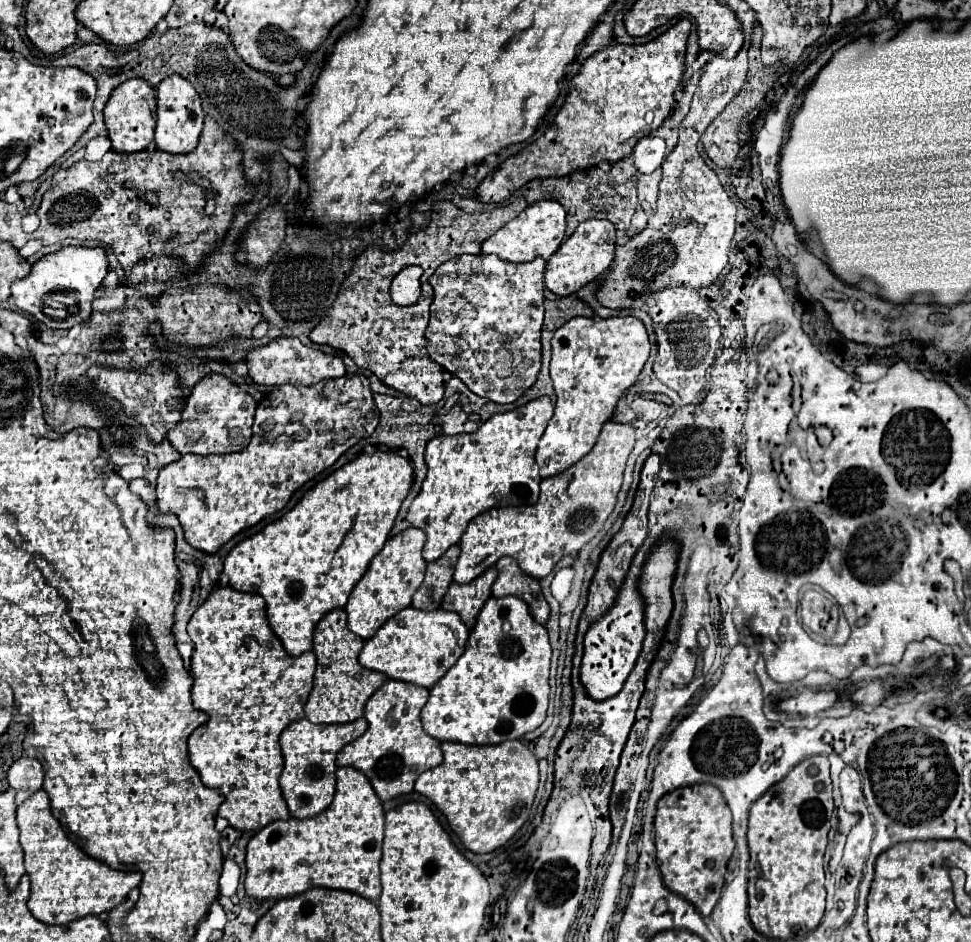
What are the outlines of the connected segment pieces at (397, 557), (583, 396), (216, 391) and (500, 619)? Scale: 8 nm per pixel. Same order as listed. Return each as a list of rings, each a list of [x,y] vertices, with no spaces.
[[[408,527],[402,533],[390,537],[382,551],[374,555],[364,577],[358,581],[344,607],[348,613],[348,627],[352,633],[356,633],[362,639],[370,639],[384,625],[386,619],[390,619],[392,615],[410,605],[412,595],[420,587],[426,571],[426,561],[422,557],[424,541],[426,541],[424,531]]]
[[[574,317],[554,333],[550,377],[554,381],[554,391],[556,391],[558,401],[556,401],[554,417],[550,419],[536,449],[536,463],[540,467],[542,479],[566,471],[570,465],[580,461],[594,447],[602,425],[612,419],[618,399],[638,379],[648,359],[648,353],[650,353],[648,333],[646,333],[644,323],[636,317],[612,317],[612,319]]]
[[[208,375],[198,381],[184,403],[180,421],[174,429],[168,431],[168,441],[178,453],[194,453],[194,455],[224,455],[242,451],[252,437],[252,423],[254,423],[254,409],[256,401],[234,385],[230,379],[222,375]]]
[[[490,597],[482,607],[478,621],[468,637],[466,651],[448,669],[448,673],[430,689],[428,703],[420,719],[424,731],[438,741],[456,741],[464,745],[496,745],[508,739],[520,739],[534,731],[546,719],[548,709],[548,675],[550,675],[550,641],[544,625],[536,623],[526,603],[518,597]]]

